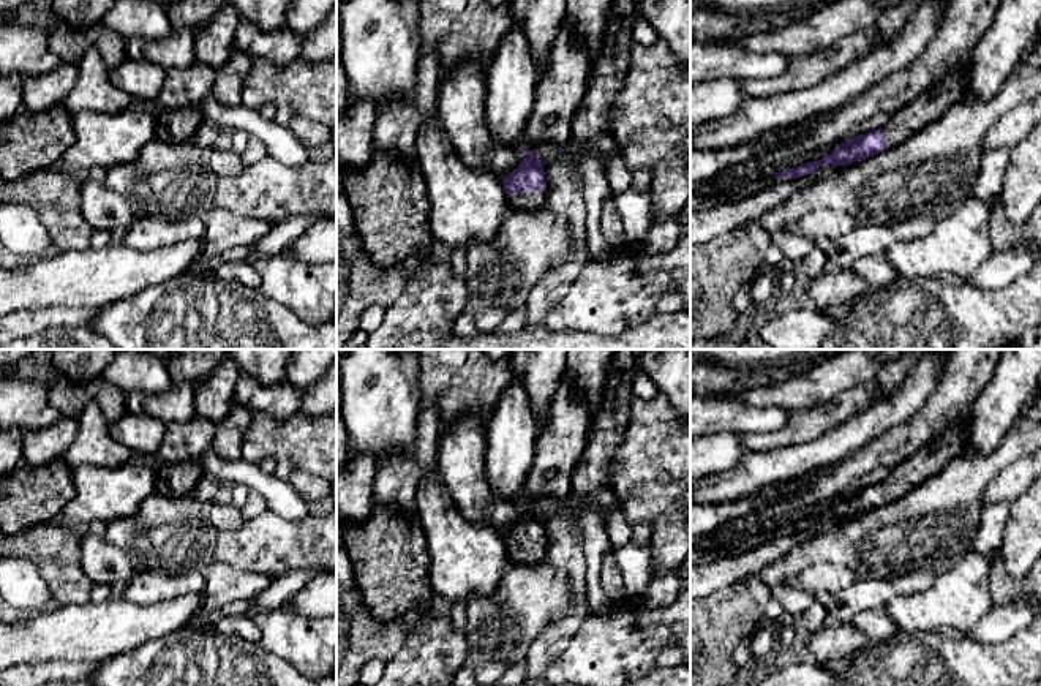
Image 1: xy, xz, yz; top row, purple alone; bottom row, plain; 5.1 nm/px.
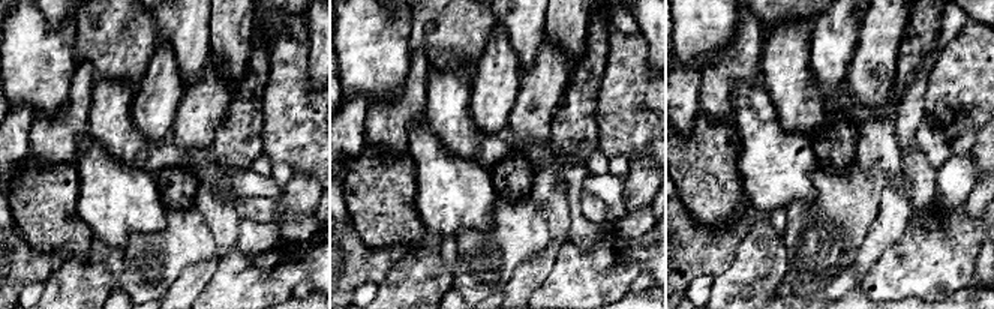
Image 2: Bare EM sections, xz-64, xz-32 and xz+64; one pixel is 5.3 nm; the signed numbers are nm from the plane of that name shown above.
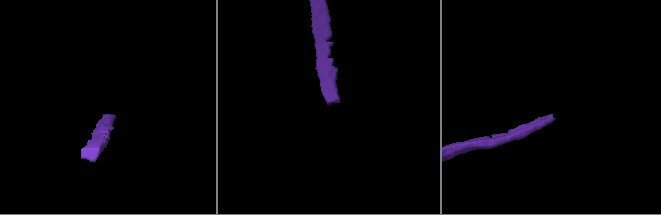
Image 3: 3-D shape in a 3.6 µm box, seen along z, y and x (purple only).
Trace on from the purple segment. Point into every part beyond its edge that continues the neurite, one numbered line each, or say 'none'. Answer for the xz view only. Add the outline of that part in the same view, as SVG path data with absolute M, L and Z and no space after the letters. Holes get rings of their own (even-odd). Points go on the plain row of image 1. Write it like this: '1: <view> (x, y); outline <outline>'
1: xz (526, 555); outline M547 545L543 547L518 547L517 550L507 552L507 556L515 563L536 564L547 561Z

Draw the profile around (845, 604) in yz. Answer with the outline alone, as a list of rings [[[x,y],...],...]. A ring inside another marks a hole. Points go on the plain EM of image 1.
[[[940,564],[885,579],[856,579],[851,586],[832,596],[828,612],[839,623],[851,623],[862,610],[886,607],[899,596],[911,596],[932,586],[938,575]]]

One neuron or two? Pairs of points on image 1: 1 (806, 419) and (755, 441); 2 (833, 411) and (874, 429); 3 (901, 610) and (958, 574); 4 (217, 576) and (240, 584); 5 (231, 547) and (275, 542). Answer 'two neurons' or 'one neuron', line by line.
1: one neuron
2: two neurons
3: one neuron
4: one neuron
5: one neuron

